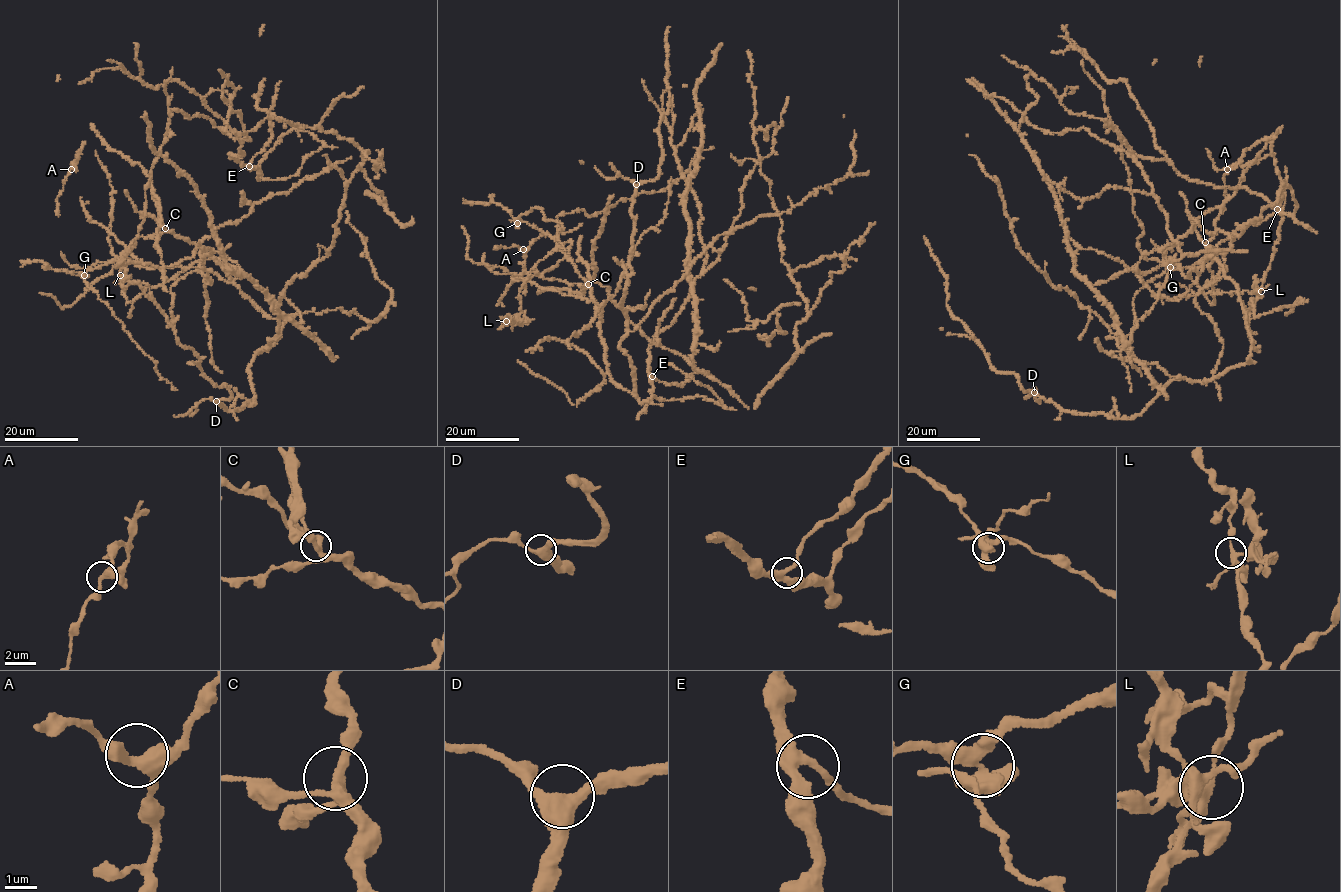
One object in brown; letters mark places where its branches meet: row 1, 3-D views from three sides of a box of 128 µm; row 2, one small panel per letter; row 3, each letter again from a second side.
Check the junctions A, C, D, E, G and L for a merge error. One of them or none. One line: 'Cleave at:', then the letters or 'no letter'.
Cleave at: G

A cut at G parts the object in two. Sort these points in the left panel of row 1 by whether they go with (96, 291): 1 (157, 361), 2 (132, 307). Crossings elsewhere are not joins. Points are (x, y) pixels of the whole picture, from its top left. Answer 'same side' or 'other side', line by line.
1: same side
2: other side

